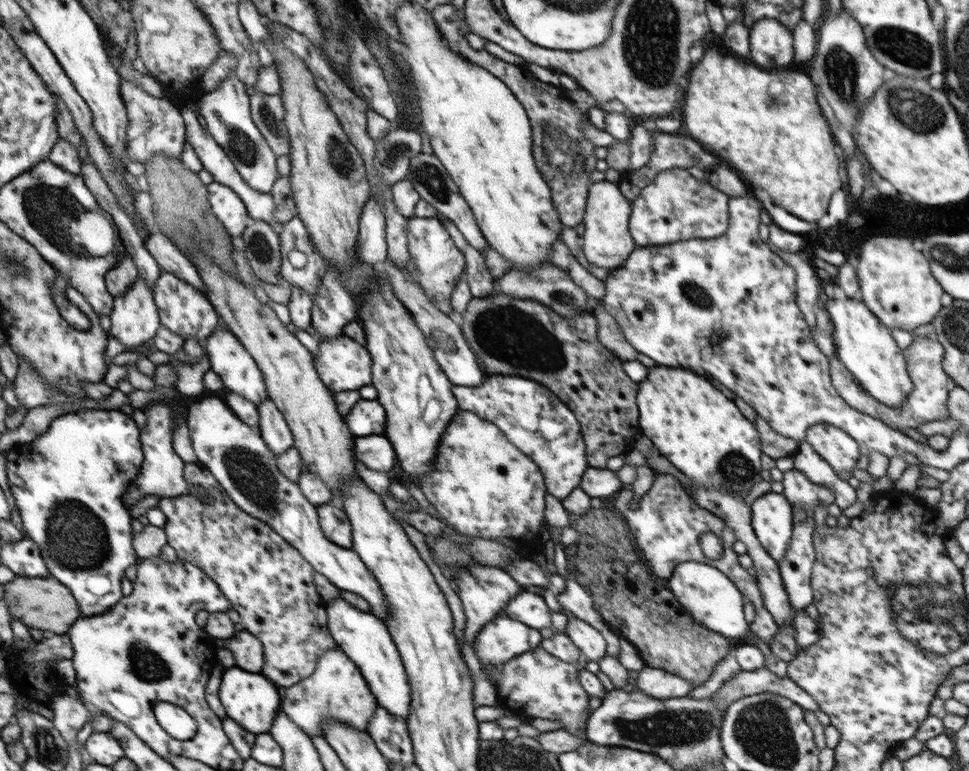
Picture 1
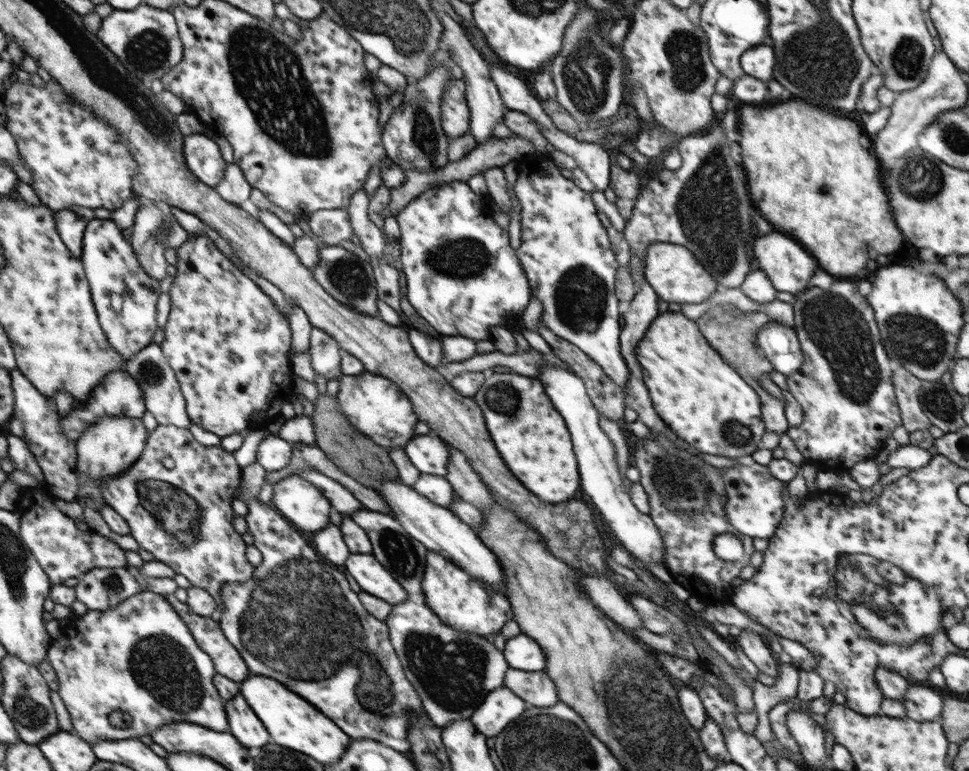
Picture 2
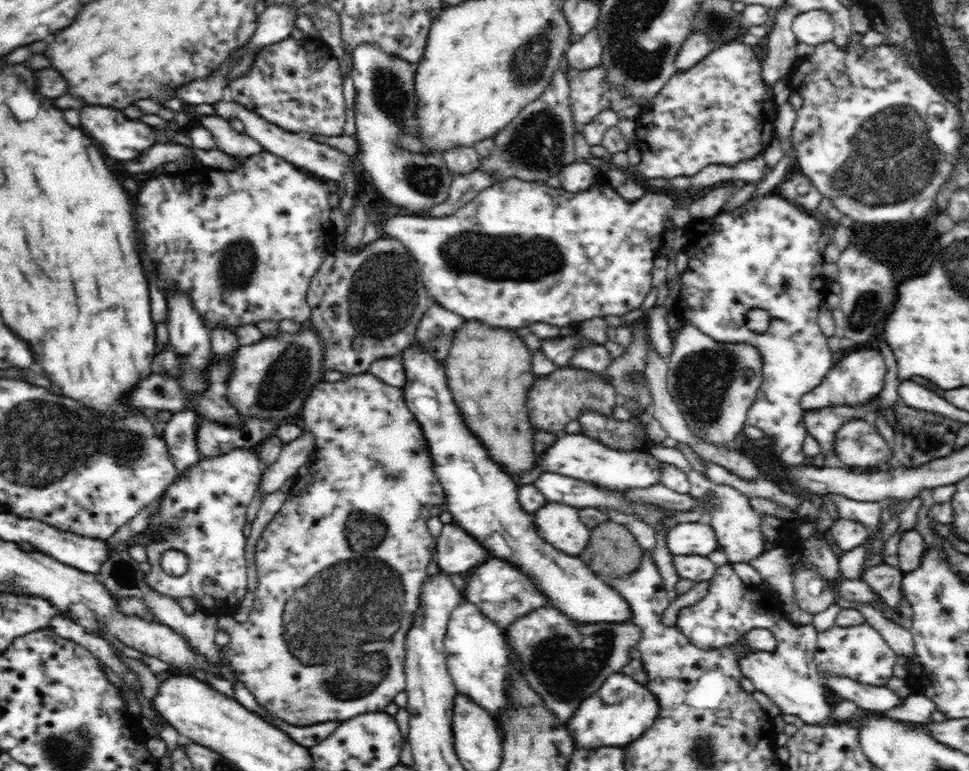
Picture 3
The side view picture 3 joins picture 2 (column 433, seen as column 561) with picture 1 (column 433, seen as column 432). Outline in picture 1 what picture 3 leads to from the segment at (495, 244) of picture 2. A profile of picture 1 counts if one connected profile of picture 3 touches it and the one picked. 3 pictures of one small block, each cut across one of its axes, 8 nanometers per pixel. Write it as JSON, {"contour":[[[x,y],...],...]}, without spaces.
{"contour":[[[410,217],[408,253],[411,256],[410,262],[414,262],[416,267],[419,286],[431,294],[444,314],[450,314],[453,311],[451,296],[456,287],[456,281],[464,276],[465,258],[455,246],[439,217]]]}

